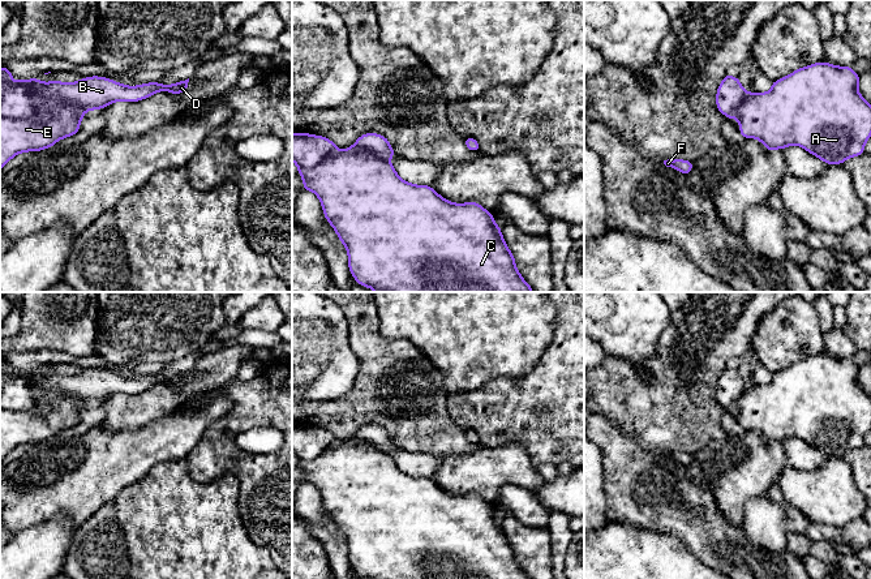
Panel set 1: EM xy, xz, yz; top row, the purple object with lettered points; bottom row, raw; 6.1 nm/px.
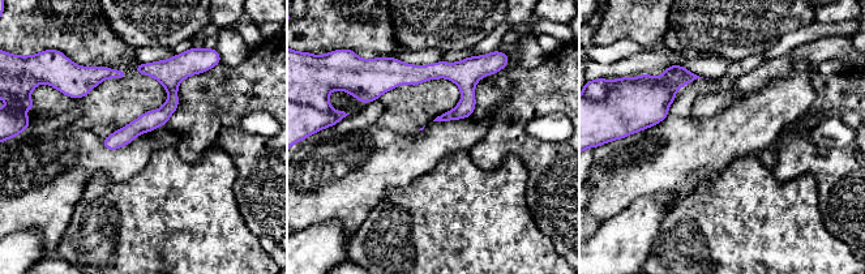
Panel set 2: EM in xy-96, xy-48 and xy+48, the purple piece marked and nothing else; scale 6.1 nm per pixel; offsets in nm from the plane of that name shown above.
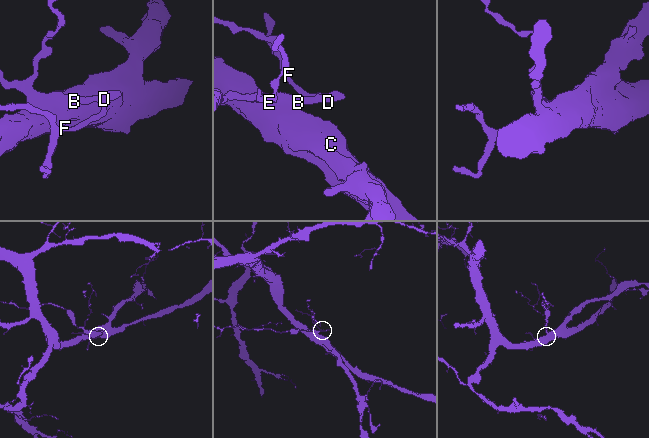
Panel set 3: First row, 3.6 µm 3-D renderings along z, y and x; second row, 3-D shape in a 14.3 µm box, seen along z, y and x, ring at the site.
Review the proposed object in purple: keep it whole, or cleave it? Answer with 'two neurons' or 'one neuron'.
two neurons

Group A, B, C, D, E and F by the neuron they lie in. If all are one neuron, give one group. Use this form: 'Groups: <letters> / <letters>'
Groups: A C E / B D F

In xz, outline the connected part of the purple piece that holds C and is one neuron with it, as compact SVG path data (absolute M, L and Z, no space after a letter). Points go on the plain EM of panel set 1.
M344 441L336 442L312 460L297 459L304 473L301 482L313 484L322 496L325 510L335 522L348 545L348 559L355 572L364 579L531 579L520 567L515 549L507 540L501 519L497 518L490 503L477 494L454 496L439 488L432 479L415 477L400 471L394 458L382 450L364 443Z

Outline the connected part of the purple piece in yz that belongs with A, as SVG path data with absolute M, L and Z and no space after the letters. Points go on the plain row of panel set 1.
M825 353L803 359L786 369L773 373L772 381L768 385L750 385L747 387L747 390L738 399L735 407L735 411L739 415L739 425L743 428L743 430L759 432L768 443L773 443L775 441L784 442L788 438L797 437L807 442L810 446L818 449L827 456L842 456L848 450L862 447L864 445L864 436L871 429L871 396L859 386L858 378L859 366L857 366L851 359L837 359Z

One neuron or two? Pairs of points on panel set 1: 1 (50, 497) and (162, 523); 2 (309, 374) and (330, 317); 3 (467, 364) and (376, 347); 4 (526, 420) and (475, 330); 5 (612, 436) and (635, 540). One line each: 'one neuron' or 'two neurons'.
1: two neurons
2: one neuron
3: two neurons
4: two neurons
5: two neurons

